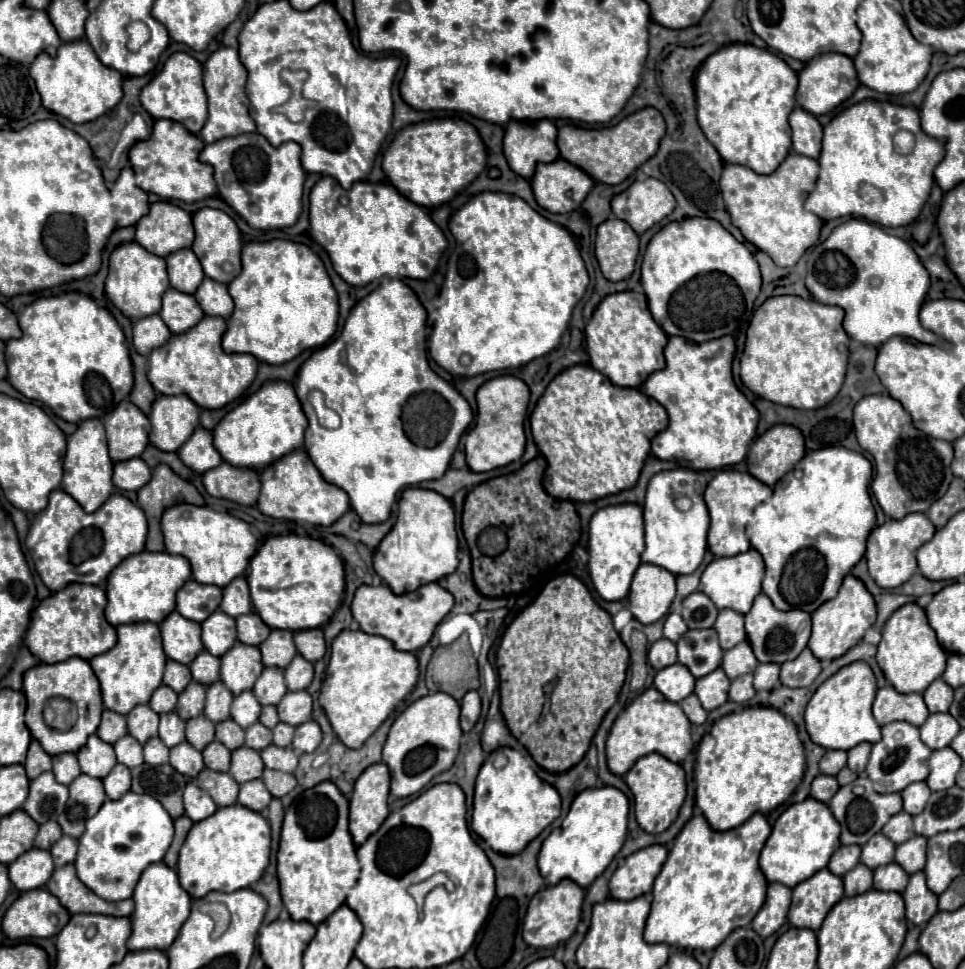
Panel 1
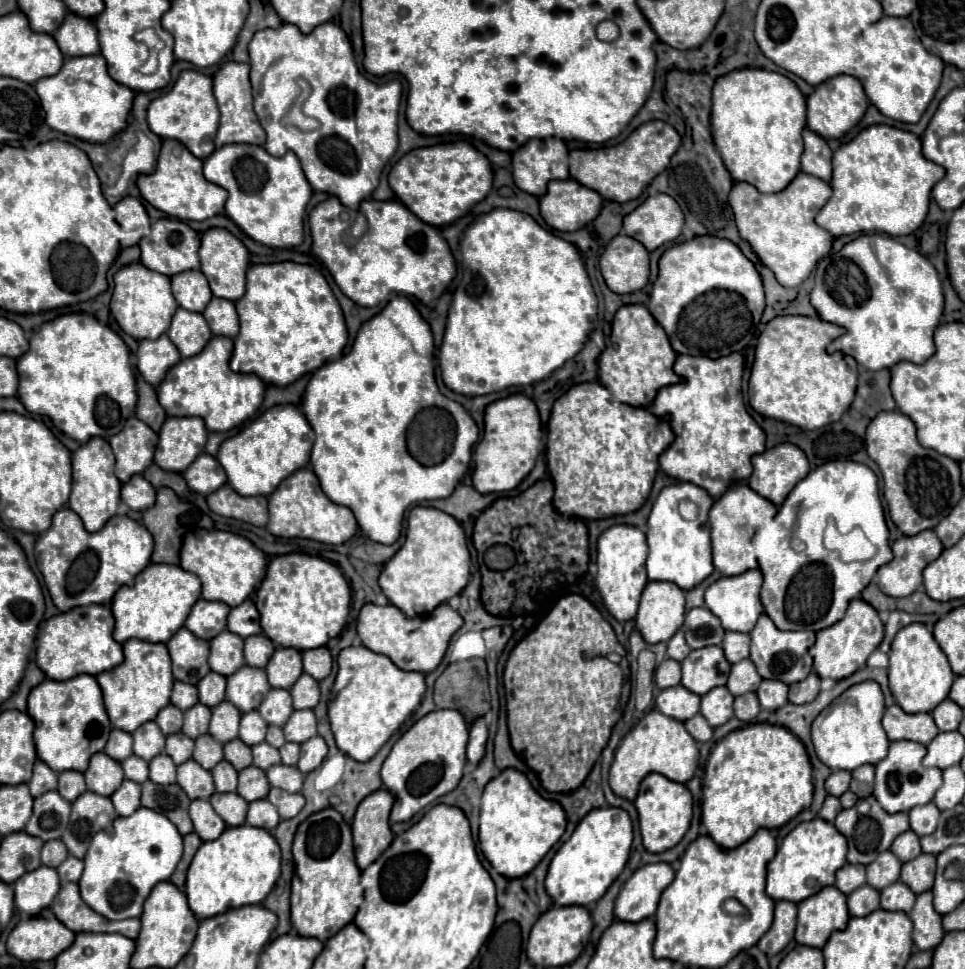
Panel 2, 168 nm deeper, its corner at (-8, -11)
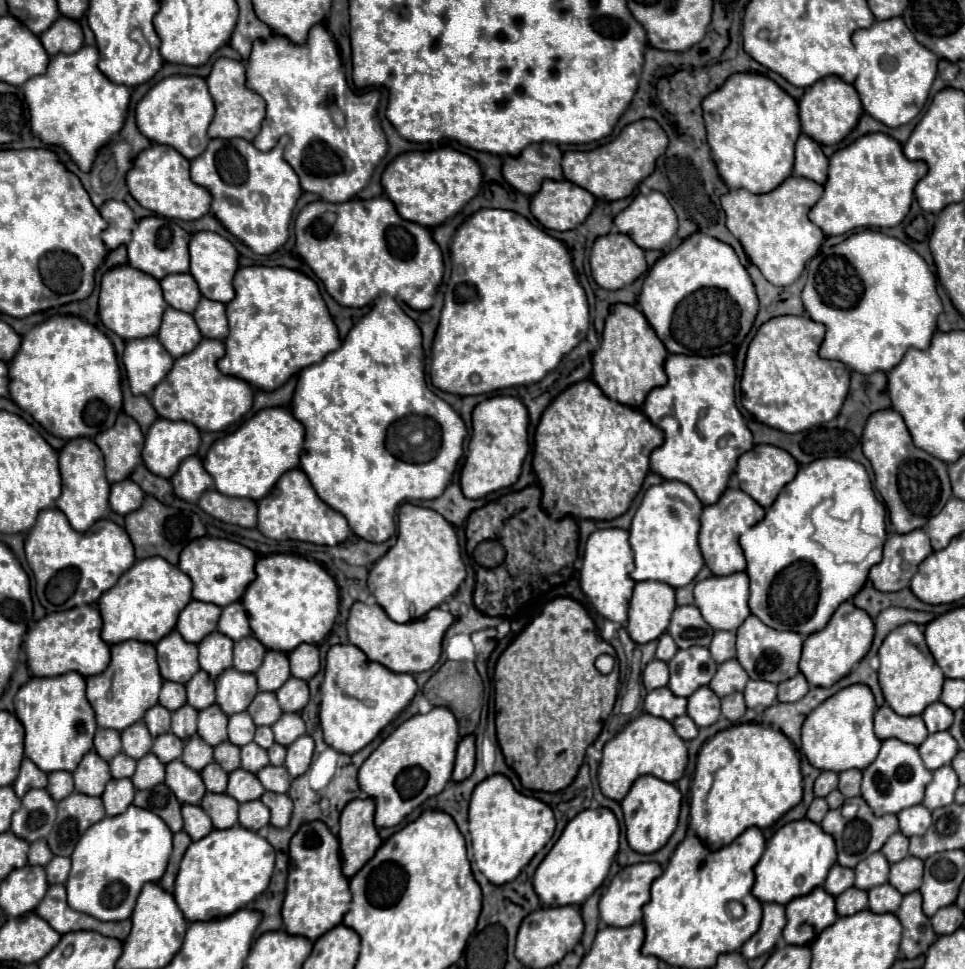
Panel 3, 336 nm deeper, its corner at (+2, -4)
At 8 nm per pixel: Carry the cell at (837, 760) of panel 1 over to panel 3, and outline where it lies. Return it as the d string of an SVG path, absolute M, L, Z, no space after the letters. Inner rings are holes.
M822 772L814 782L814 796L824 798L836 788L838 788L838 774L836 772Z

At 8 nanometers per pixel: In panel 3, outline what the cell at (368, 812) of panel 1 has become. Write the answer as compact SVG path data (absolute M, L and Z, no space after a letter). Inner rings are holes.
M352 800L340 816L342 874L352 878L380 848L382 840L374 826L374 800Z

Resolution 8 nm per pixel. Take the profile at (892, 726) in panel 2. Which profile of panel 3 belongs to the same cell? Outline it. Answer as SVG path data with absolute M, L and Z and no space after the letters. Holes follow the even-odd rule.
M888 704L878 708L874 716L874 730L880 740L898 738L912 746L920 746L928 736L926 724L920 716L898 716Z

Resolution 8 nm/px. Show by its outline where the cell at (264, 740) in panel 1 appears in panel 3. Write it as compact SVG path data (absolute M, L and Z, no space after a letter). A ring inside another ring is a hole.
M250 742L246 746L242 746L242 768L246 772L252 772L252 774L258 774L264 766L268 766L268 754L266 750L258 748L258 744Z

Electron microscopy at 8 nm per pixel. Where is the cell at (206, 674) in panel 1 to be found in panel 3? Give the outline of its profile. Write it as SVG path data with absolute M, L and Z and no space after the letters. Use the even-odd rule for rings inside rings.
M198 672L188 684L186 684L186 692L188 692L188 704L196 710L204 710L208 706L214 704L214 680L210 680L210 676L206 676L206 672Z

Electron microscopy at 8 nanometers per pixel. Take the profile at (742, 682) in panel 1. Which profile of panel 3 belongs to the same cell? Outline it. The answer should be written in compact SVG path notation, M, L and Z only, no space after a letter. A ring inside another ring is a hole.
M734 692L726 698L722 698L722 716L726 716L730 722L738 722L746 712L744 696L742 692Z

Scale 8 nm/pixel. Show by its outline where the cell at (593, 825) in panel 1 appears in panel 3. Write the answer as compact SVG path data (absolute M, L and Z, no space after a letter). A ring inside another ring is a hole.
M608 808L584 810L574 820L570 820L554 848L534 872L534 892L538 894L542 906L556 908L582 904L606 880L610 864L618 852L618 836L618 820Z

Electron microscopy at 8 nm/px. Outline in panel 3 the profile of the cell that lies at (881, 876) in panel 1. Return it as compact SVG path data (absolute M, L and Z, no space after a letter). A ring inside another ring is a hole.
M880 884L868 890L868 898L870 898L870 910L876 914L886 914L886 912L896 912L900 908L902 902L902 894L890 886L890 884Z

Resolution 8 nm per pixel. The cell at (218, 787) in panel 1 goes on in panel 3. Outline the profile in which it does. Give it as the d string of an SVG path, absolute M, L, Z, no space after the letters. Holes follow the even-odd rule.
M206 794L202 798L202 810L210 816L214 828L226 830L238 824L238 808L240 804L236 800L230 800L226 794Z

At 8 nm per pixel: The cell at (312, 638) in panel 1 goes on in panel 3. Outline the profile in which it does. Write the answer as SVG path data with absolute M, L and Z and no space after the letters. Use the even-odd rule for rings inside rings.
M300 644L294 652L288 654L288 660L290 660L292 676L306 682L320 670L318 648L312 644Z

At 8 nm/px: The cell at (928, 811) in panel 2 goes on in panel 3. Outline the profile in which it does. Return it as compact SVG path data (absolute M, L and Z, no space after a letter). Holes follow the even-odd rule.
M918 804L914 808L904 808L898 814L898 820L900 820L900 832L908 838L910 836L924 836L928 826L932 824L930 810L924 808L922 804Z

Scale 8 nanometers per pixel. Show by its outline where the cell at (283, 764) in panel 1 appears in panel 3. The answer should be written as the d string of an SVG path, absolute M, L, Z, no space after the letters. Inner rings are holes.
M266 766L266 768L262 768L262 772L258 772L256 776L258 776L258 780L262 782L262 786L264 786L266 790L270 790L270 792L278 792L278 794L288 792L288 788L290 788L290 780L292 780L284 766L278 766L278 768L274 768L274 766Z

